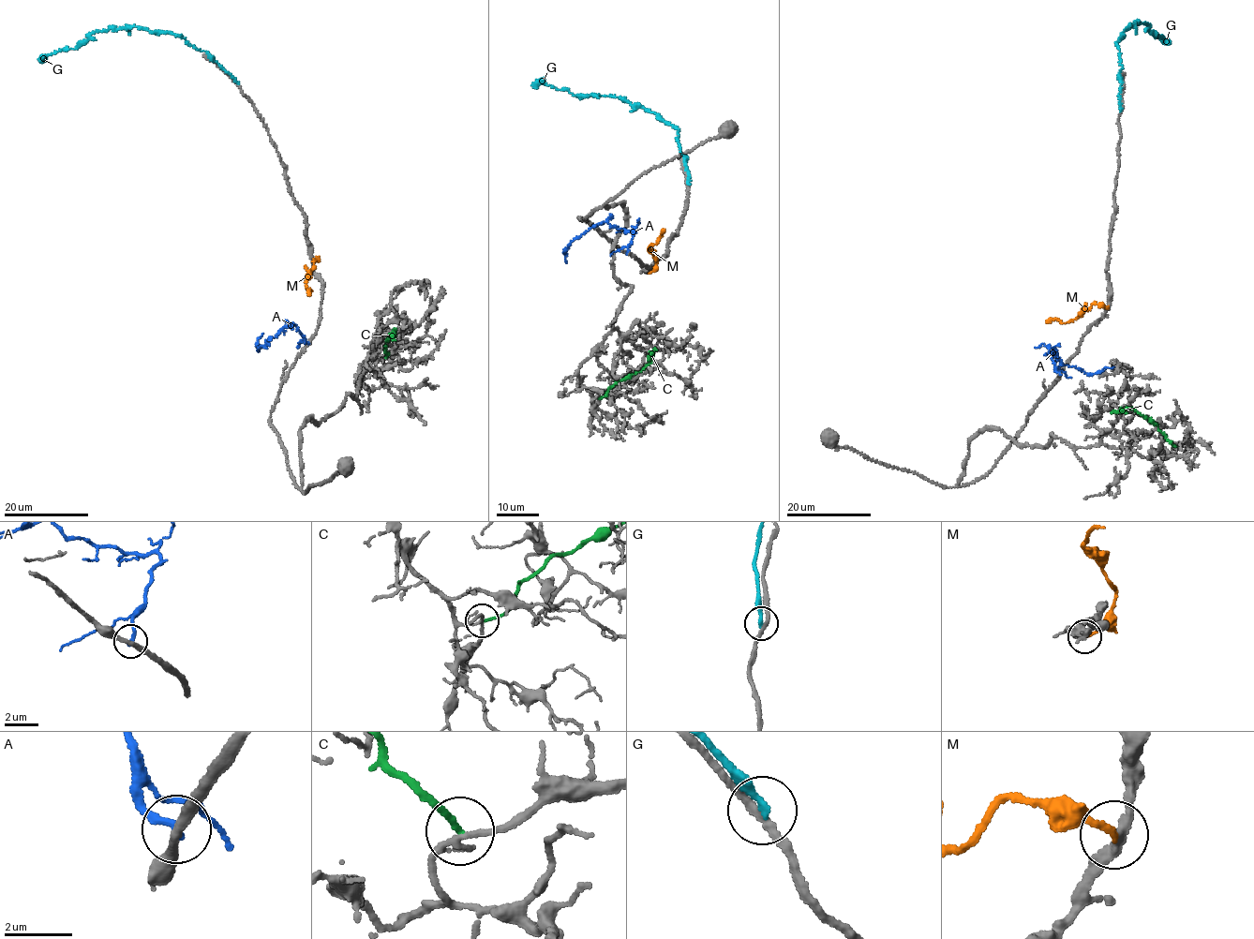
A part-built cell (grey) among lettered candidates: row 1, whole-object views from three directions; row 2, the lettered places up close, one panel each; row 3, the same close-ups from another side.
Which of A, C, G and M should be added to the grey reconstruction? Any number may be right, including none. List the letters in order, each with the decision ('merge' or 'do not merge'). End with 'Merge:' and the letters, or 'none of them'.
A: do not merge
C: do not merge
G: do not merge
M: merge
Merge: M

